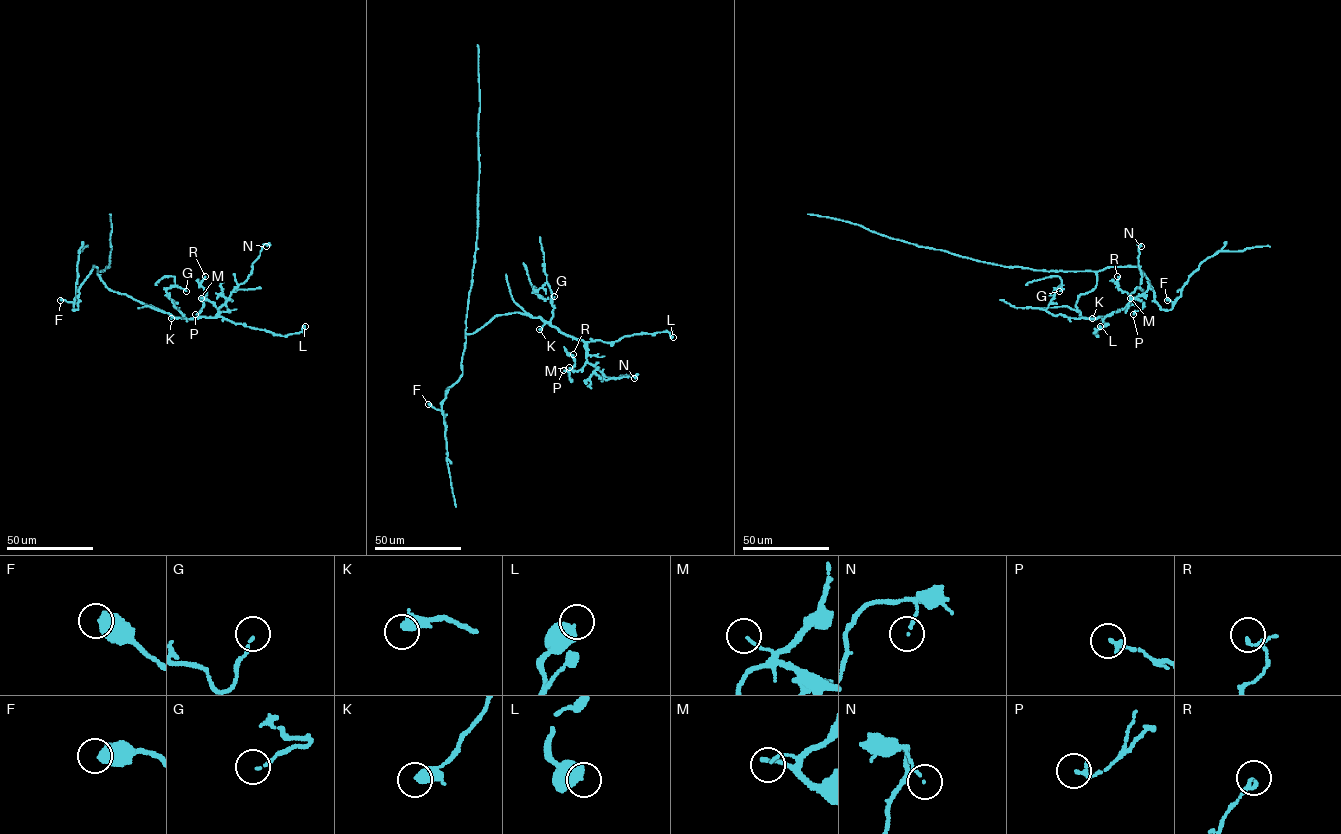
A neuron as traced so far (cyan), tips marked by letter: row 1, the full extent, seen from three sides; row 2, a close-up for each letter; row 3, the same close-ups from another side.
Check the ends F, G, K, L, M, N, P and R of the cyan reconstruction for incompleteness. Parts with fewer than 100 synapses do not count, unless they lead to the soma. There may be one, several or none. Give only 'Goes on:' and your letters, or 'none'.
Goes on: none

